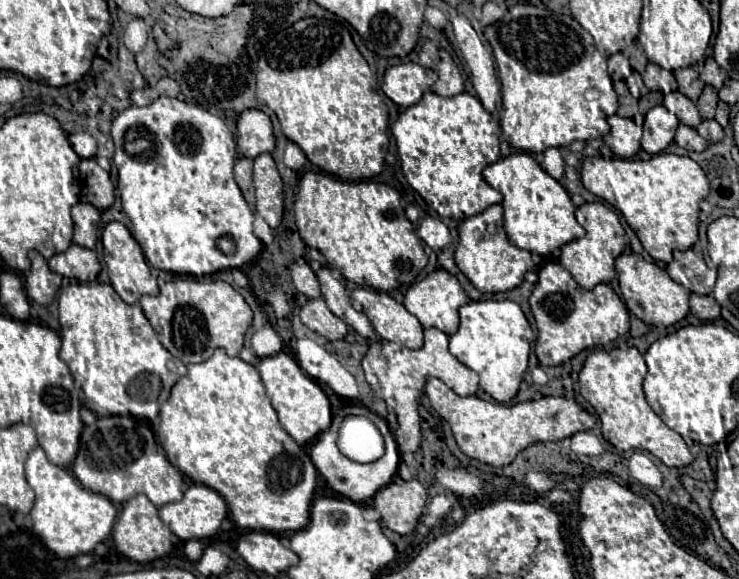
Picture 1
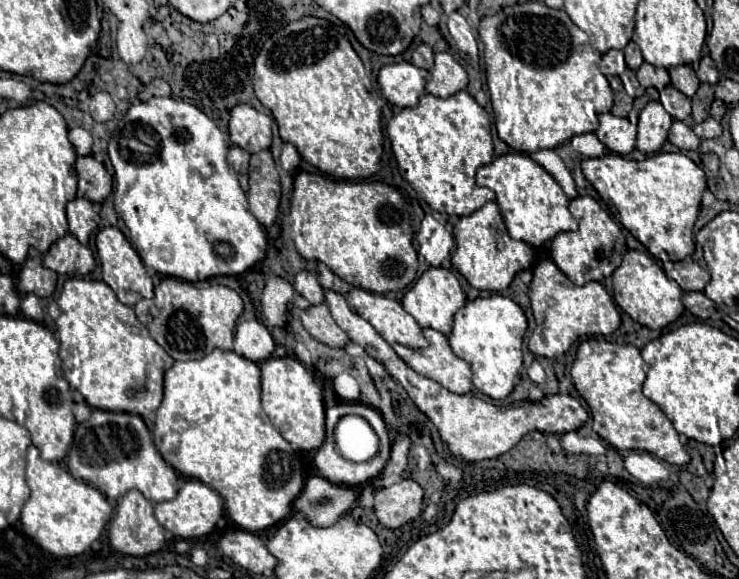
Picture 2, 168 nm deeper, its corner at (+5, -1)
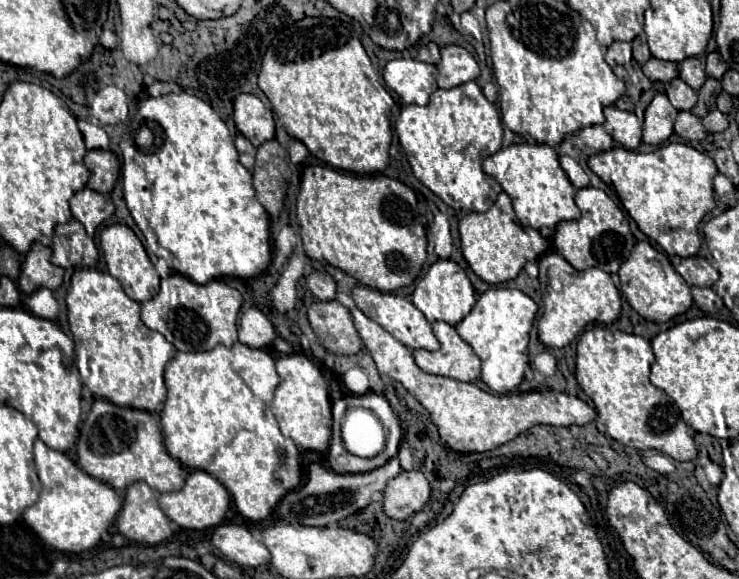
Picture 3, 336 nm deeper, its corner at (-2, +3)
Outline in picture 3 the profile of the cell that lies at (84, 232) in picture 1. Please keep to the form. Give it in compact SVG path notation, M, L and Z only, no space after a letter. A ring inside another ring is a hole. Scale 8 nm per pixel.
M84 187L70 199L70 209L74 219L78 219L88 235L94 235L96 227L114 215L114 203L110 197Z

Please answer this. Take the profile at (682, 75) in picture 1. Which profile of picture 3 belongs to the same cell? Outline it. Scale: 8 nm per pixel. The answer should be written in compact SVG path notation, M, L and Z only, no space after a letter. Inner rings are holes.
M688 57L684 61L678 63L678 71L680 71L680 79L684 79L684 83L688 83L692 89L700 89L706 81L706 73L702 63L696 57Z

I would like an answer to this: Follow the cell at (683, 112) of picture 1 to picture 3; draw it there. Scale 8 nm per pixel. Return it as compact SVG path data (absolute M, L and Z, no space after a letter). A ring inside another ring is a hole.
M672 79L668 85L666 85L666 95L670 99L670 103L678 109L678 111L690 111L698 97L696 97L696 91L692 87L688 87L682 79Z

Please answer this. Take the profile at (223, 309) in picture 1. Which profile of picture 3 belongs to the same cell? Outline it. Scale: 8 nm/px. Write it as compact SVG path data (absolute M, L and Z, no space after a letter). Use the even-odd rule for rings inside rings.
M172 273L162 281L154 299L142 303L142 321L150 329L162 333L178 351L210 351L216 345L232 347L238 341L236 321L242 295L221 279L198 285L184 275Z

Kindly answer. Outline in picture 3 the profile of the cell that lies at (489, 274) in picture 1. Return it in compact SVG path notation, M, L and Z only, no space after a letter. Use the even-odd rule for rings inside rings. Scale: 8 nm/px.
M504 191L498 195L496 203L486 213L468 213L466 217L462 217L458 223L458 233L460 233L462 253L470 269L482 281L492 285L514 279L526 261L540 259L548 249L548 241L536 229L524 227L518 221L512 209L512 199Z

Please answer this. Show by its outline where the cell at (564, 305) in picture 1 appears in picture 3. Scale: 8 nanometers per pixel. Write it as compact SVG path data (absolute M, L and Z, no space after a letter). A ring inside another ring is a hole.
M548 253L538 261L538 269L540 269L540 293L542 293L542 301L544 301L544 315L538 323L538 337L546 347L566 347L568 343L572 343L588 325L600 323L600 325L608 325L614 323L620 315L620 291L616 289L616 285L612 283L612 277L608 273L604 273L598 267L586 269L586 271L576 271L562 255L558 253Z

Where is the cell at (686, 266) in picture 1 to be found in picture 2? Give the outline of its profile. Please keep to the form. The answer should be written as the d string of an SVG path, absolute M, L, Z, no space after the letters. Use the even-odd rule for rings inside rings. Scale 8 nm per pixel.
M691 257L675 261L675 263L665 263L663 269L667 277L677 281L683 291L703 291L703 287L711 279L709 273L699 263L695 263Z

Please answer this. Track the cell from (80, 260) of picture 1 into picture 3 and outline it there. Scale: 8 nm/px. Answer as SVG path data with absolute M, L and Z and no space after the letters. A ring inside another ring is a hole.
M70 219L64 225L54 227L52 237L52 263L58 267L94 267L98 261L98 249L92 237L84 231L84 225Z

